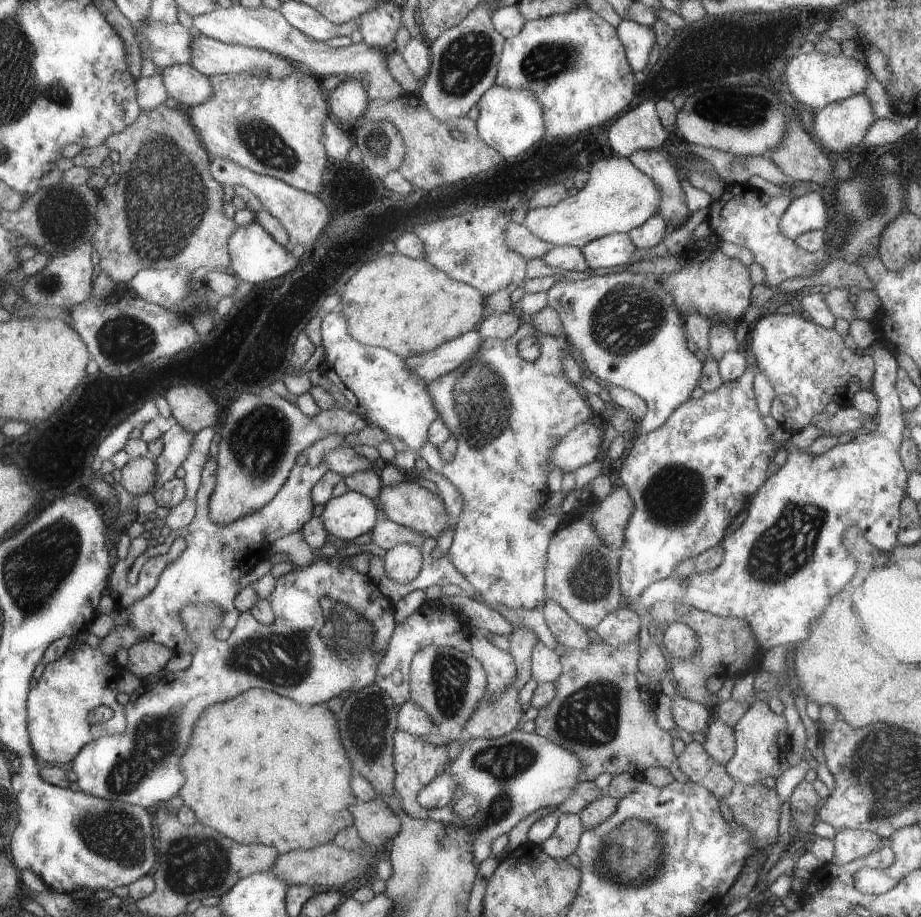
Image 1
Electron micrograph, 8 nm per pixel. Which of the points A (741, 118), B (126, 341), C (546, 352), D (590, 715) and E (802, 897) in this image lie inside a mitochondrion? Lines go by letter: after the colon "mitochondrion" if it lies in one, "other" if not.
A: mitochondrion
B: mitochondrion
C: other
D: mitochondrion
E: other

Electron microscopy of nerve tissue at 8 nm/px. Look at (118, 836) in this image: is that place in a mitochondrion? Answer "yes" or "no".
yes

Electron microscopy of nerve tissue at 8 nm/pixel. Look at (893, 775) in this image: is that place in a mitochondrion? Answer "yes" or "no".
yes

